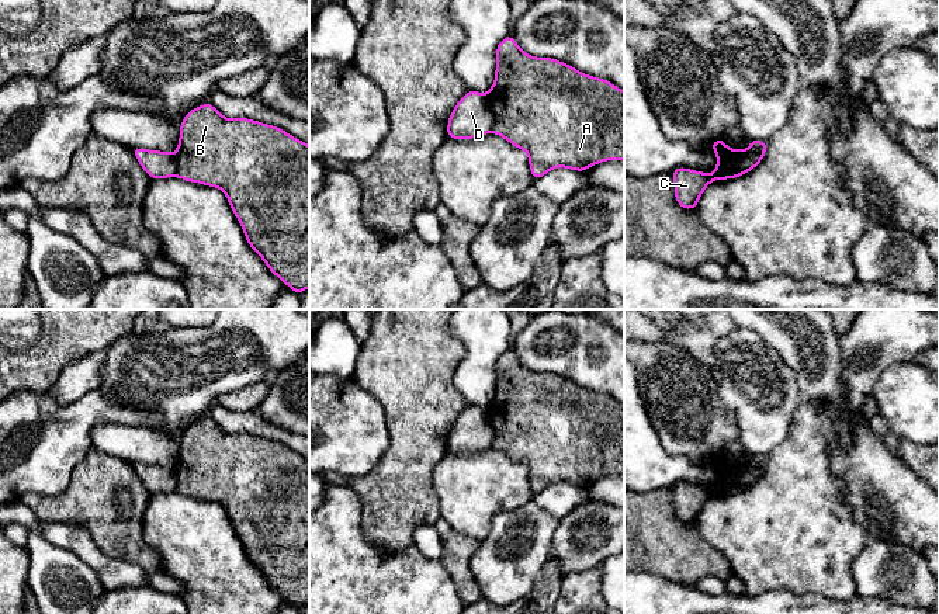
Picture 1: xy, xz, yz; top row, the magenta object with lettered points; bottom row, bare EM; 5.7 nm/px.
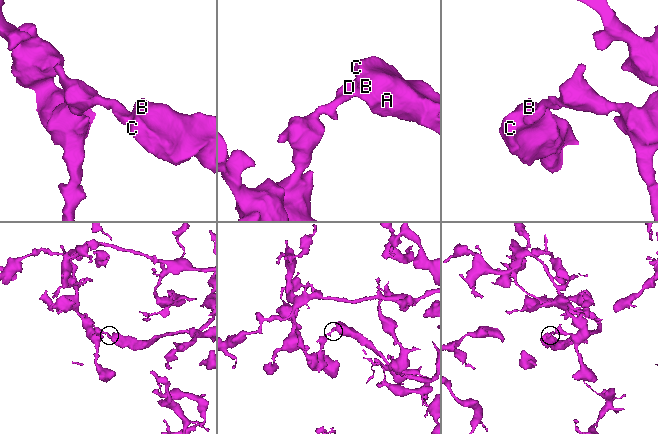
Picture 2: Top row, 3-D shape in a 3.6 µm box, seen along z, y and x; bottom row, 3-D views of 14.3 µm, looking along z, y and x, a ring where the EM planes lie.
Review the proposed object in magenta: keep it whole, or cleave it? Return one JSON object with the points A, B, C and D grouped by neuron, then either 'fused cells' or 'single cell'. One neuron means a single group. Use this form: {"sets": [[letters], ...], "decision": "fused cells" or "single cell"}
{"sets": [["A", "B", "C"], ["D"]], "decision": "fused cells"}

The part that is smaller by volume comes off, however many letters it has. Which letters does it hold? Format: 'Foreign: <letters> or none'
Foreign: A, B, C

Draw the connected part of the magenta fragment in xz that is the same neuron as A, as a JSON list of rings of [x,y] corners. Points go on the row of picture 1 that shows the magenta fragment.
[[[512,35],[496,46],[495,81],[486,100],[493,115],[492,132],[529,155],[534,180],[550,170],[565,167],[585,173],[606,160],[624,160],[624,91],[609,80],[578,72],[568,63],[552,58],[527,55]]]

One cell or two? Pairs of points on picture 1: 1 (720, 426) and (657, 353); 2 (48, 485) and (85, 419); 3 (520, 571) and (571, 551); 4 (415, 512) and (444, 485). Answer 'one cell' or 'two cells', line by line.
1: one cell
2: one cell
3: two cells
4: two cells

